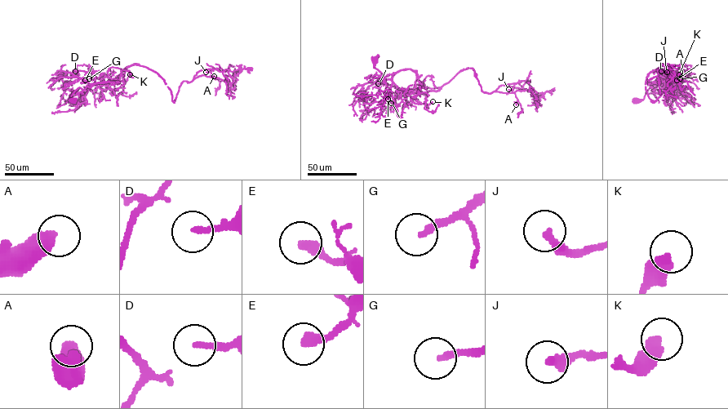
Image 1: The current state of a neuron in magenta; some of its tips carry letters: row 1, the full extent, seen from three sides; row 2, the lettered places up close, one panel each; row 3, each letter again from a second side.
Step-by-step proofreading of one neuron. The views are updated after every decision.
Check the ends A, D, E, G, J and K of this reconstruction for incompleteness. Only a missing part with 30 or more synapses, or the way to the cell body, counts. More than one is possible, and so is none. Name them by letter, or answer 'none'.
E, G

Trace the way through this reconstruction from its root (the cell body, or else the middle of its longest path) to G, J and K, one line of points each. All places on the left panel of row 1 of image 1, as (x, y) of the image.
G: (73, 100), (71, 95), (78, 87), (83, 91), (84, 100), (89, 86), (95, 84), (93, 75), (89, 78)
J: (73, 100), (102, 79), (113, 89), (134, 64), (155, 71), (174, 102), (184, 81), (206, 72)
K: (73, 100), (78, 87), (83, 100), (90, 85), (124, 81), (130, 74)

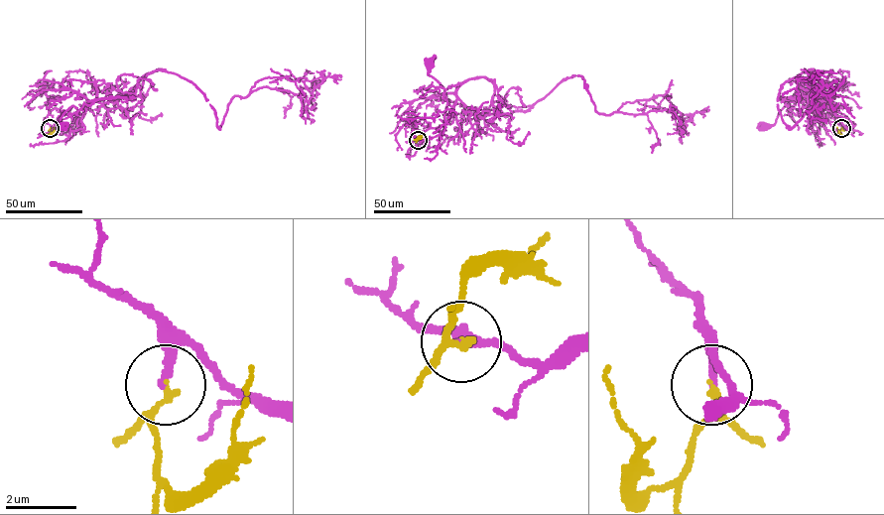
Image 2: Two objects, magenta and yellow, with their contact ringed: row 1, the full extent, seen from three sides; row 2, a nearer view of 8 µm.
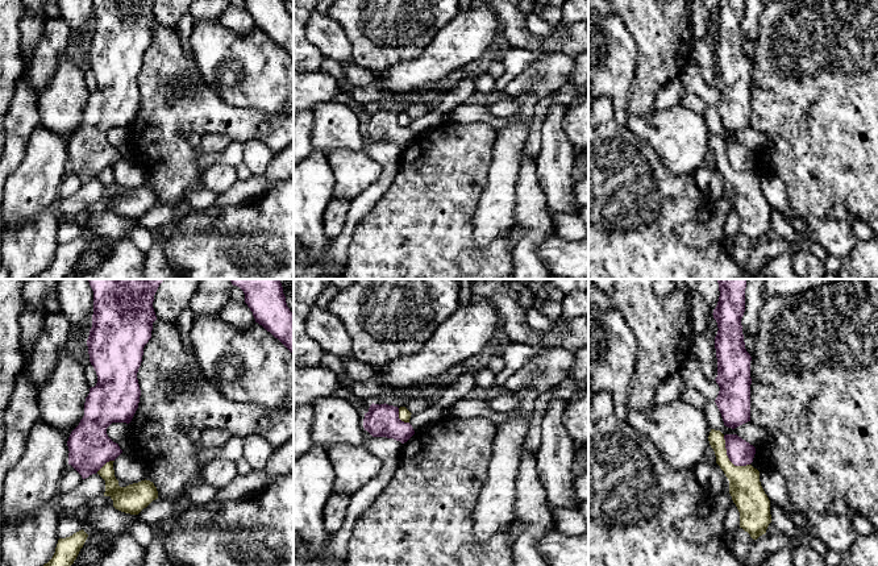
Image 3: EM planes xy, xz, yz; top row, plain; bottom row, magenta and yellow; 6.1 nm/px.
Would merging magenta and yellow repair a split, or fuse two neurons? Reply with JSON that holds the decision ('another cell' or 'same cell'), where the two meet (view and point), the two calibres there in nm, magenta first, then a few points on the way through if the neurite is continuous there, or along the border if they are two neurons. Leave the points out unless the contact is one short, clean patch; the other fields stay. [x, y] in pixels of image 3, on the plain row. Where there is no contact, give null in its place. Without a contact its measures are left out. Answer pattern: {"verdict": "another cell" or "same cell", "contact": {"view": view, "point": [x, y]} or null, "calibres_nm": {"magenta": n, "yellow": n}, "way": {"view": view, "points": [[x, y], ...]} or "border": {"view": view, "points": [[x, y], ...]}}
{"verdict": "another cell", "contact": {"view": "yz", "point": [728, 162]}, "calibres_nm": {"magenta": 160, "yellow": 200}, "border": {"view": "yz", "points": [[723, 141], [727, 162], [735, 170], [749, 170]]}}

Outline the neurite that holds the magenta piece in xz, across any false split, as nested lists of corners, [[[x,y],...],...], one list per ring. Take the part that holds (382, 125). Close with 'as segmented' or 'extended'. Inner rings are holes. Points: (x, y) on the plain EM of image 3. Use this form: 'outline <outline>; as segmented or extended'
outline [[[386,108],[370,111],[365,118],[363,133],[373,142],[394,143],[401,149],[415,140],[412,130],[399,124],[399,113]]]; as segmented

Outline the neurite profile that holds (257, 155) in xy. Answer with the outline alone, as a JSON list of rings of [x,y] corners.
[[[249,140],[242,143],[244,147],[244,163],[247,166],[253,175],[265,175],[266,168],[274,153],[261,141]]]

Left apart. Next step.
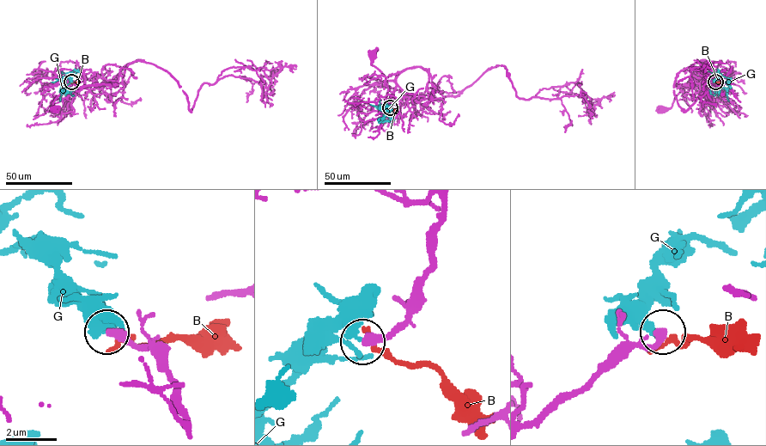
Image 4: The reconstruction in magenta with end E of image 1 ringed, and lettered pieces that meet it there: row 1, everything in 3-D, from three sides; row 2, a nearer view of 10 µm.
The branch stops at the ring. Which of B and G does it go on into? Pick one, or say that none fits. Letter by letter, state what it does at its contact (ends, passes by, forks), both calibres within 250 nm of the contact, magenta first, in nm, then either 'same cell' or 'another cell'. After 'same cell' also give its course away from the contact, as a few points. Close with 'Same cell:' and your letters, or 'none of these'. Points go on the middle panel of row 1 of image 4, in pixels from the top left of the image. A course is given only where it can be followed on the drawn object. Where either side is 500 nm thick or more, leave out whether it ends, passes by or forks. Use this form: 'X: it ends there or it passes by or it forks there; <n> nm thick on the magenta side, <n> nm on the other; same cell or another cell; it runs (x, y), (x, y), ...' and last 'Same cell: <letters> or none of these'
B: it ends there; 400 nm thick on the magenta side, 280 nm on the other; another cell
G: it ends there; 360 nm thick on the magenta side, 360 nm on the other; another cell
Same cell: none of these

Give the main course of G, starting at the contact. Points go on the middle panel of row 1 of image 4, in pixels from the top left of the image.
G: (390, 107), (384, 111), (384, 119), (379, 121), (386, 113), (386, 101), (383, 107)

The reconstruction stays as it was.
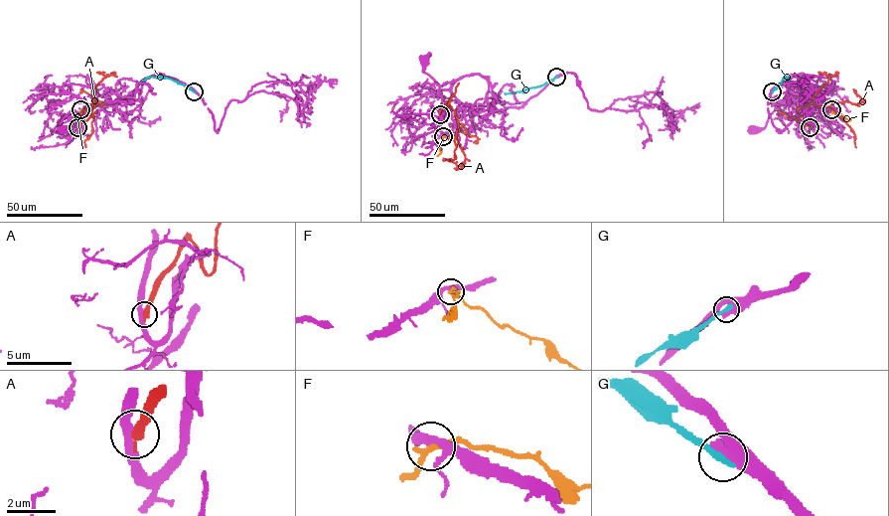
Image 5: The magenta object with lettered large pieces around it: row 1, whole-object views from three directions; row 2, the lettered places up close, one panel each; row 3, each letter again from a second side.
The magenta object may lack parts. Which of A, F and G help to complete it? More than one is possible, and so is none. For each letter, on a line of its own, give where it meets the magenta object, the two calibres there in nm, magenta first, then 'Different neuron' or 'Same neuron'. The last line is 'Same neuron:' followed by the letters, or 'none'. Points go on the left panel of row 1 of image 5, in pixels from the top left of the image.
A: Touches magenta at (77, 127). Thickness 320 nm (magenta) against 360 nm. Different neuron
F: Touches magenta at (80, 109). Thickness 320 nm (magenta) against 200 nm. Different neuron
G: Touches magenta at (194, 91). Thickness 550 nm (magenta) against 340 nm. Different neuron
Same neuron: none

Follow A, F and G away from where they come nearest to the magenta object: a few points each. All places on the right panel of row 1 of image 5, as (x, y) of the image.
A: (810, 127), (800, 119), (798, 107), (812, 103), (826, 106), (844, 101), (858, 105), (861, 98), (853, 88)
F: (831, 109), (850, 119)
G: (772, 91), (784, 78), (788, 77), (789, 82)

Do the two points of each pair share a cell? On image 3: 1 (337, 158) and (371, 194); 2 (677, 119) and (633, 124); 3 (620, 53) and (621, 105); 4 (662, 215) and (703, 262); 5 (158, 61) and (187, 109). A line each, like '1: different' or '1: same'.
1: different
2: same
3: same
4: same
5: same

